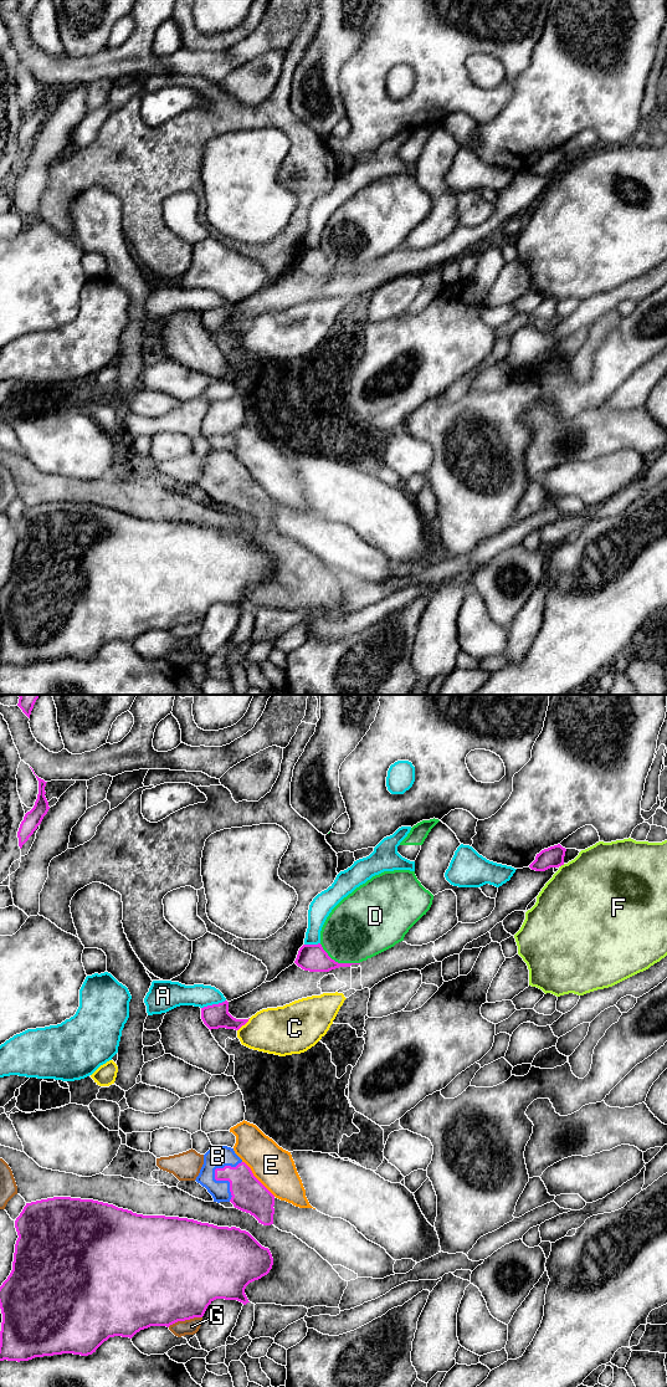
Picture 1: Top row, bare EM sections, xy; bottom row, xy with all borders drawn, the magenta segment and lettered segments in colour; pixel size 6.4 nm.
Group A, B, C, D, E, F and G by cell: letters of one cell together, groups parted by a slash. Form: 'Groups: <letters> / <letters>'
Groups: A / B / C / D / E / F / G

